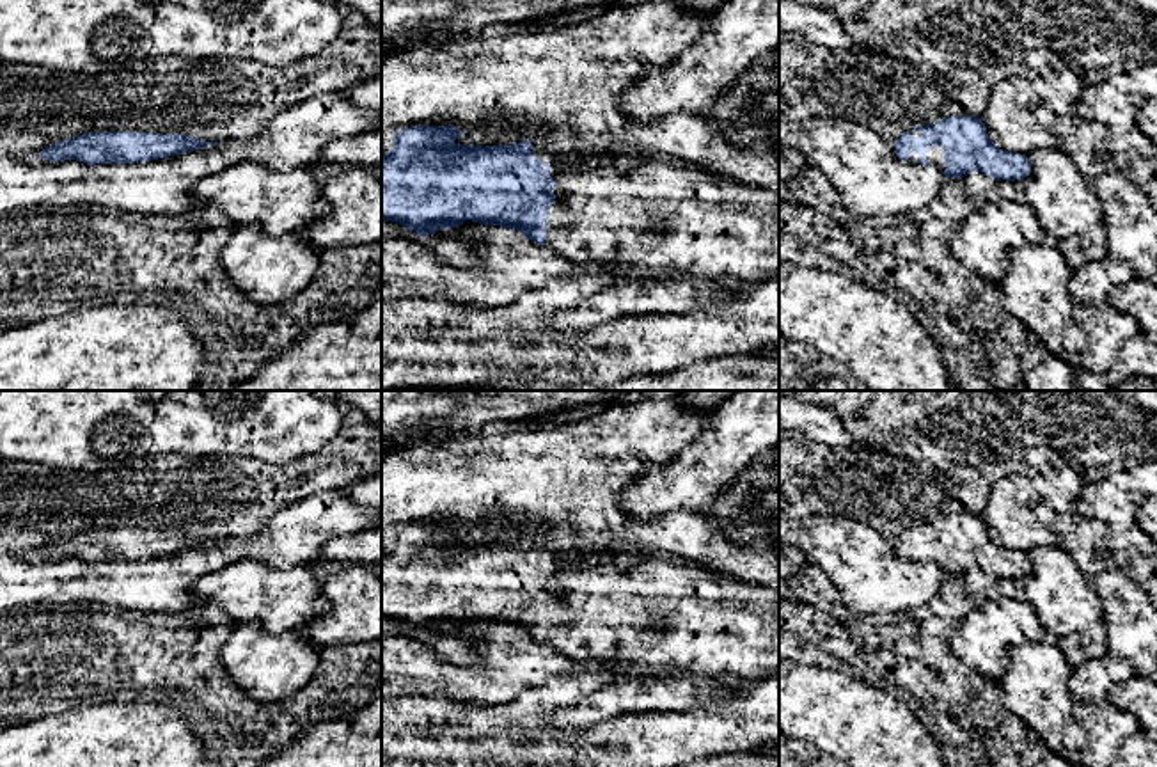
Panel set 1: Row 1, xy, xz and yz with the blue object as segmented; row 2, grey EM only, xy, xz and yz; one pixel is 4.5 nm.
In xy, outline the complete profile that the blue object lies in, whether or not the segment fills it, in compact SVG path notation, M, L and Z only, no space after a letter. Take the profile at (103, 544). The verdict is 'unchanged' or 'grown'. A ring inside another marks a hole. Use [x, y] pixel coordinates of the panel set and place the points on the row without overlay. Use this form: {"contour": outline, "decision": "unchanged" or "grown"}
{"contour": "M96 529L55 540L34 554L48 559L76 557L87 563L133 561L169 556L216 542L181 531Z", "decision": "unchanged"}

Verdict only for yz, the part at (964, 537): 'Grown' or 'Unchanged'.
Grown

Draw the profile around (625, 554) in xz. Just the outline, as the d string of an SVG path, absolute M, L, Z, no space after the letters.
M602 545L594 549L600 556L610 550L612 556L625 566L632 565L639 556L644 556L648 552L646 547L632 547L632 545Z

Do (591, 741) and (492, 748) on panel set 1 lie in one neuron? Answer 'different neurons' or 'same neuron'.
same neuron

